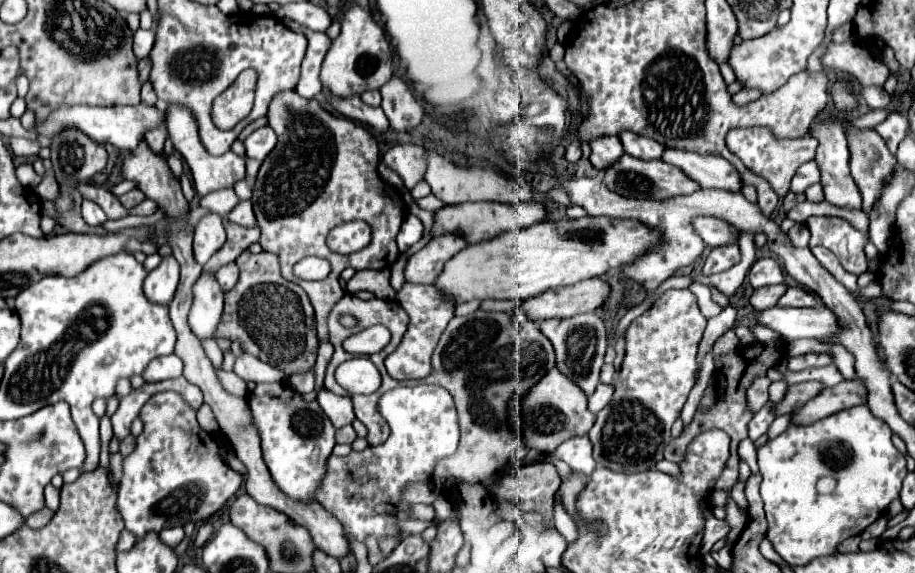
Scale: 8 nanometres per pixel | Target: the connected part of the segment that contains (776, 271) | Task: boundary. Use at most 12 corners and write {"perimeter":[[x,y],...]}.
{"perimeter":[[760,258],[748,272],[752,288],[784,284],[774,258]]}

